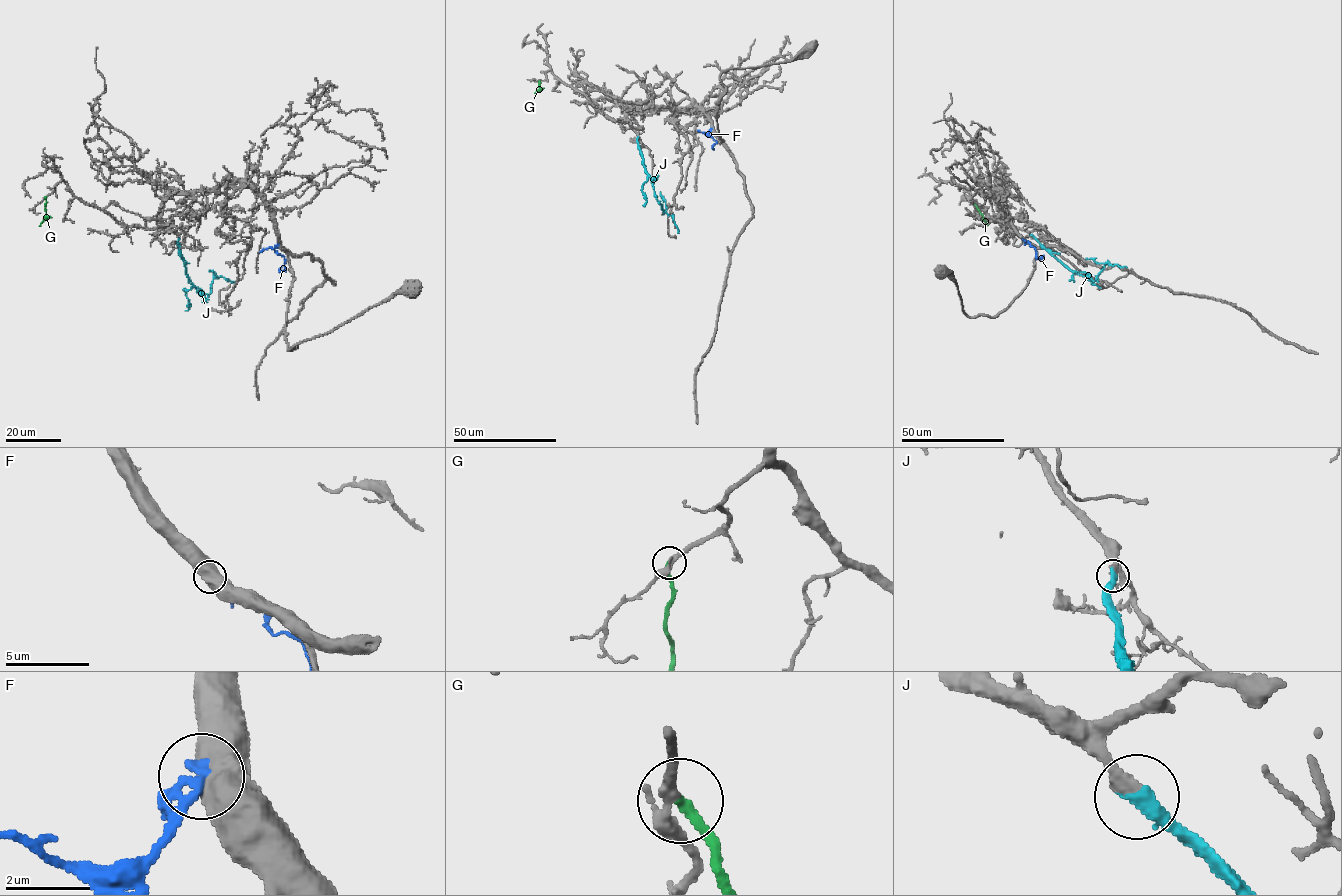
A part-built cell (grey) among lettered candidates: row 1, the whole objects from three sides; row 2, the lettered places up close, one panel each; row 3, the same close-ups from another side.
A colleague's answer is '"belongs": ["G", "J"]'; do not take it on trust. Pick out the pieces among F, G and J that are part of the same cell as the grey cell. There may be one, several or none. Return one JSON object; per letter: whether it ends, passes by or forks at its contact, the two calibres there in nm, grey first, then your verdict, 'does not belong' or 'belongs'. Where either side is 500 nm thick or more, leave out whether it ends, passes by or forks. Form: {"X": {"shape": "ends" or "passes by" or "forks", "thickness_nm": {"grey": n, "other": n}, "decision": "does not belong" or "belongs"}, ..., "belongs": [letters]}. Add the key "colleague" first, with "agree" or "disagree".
{"colleague": "agree", "F": {"thickness_nm": {"grey": 750, "other": 280}, "decision": "does not belong"}, "G": {"shape": "ends", "thickness_nm": {"grey": 220, "other": 260}, "decision": "belongs"}, "J": {"shape": "ends", "thickness_nm": {"grey": 320, "other": 420}, "decision": "belongs"}, "belongs": ["G", "J"]}

